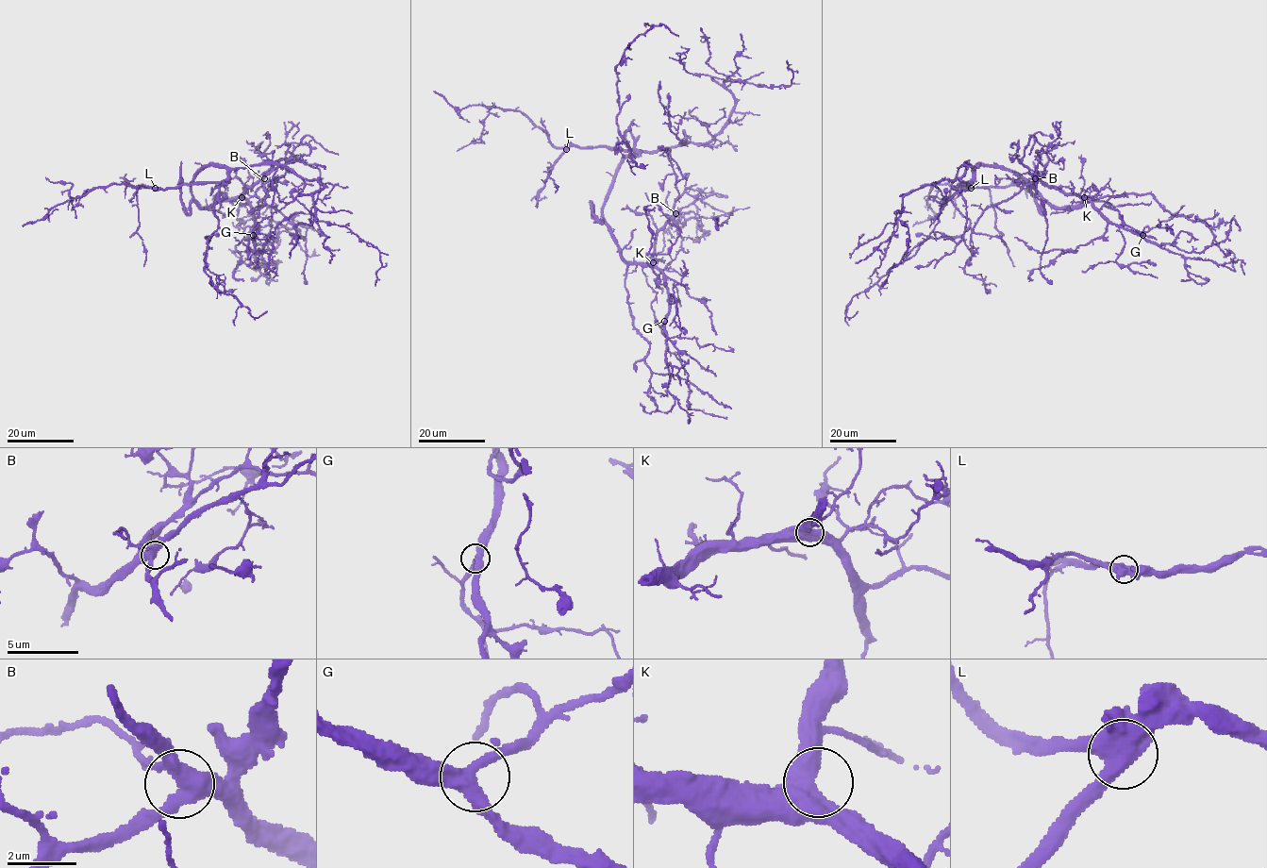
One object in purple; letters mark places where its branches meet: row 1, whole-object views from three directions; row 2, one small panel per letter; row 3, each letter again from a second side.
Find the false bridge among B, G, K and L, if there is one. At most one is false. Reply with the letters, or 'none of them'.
none of them

